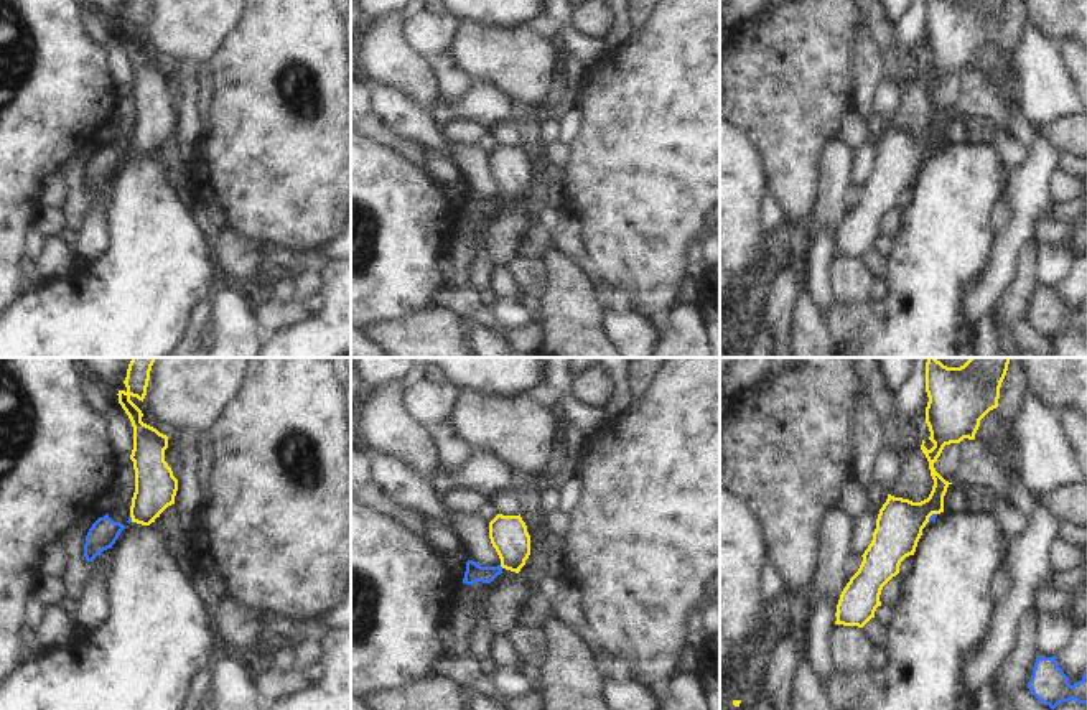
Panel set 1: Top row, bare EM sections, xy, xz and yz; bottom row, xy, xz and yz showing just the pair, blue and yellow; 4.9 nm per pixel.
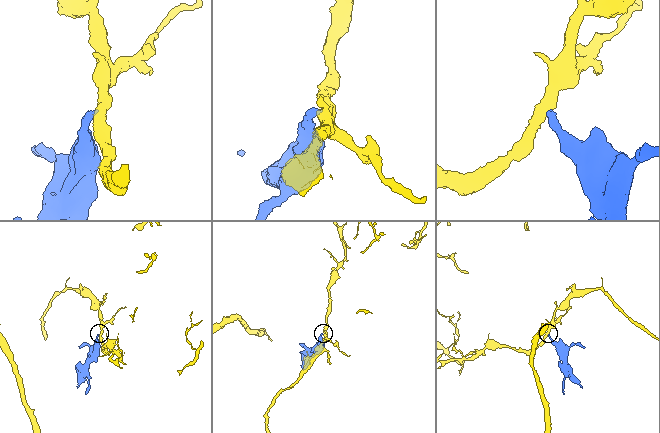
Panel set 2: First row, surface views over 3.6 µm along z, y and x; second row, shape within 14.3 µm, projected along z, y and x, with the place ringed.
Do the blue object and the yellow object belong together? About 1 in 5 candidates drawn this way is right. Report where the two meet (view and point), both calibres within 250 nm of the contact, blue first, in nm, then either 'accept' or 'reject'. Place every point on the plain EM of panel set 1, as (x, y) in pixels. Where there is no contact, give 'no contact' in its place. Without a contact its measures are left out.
yz (931, 147) | 30/220 nm | reject

